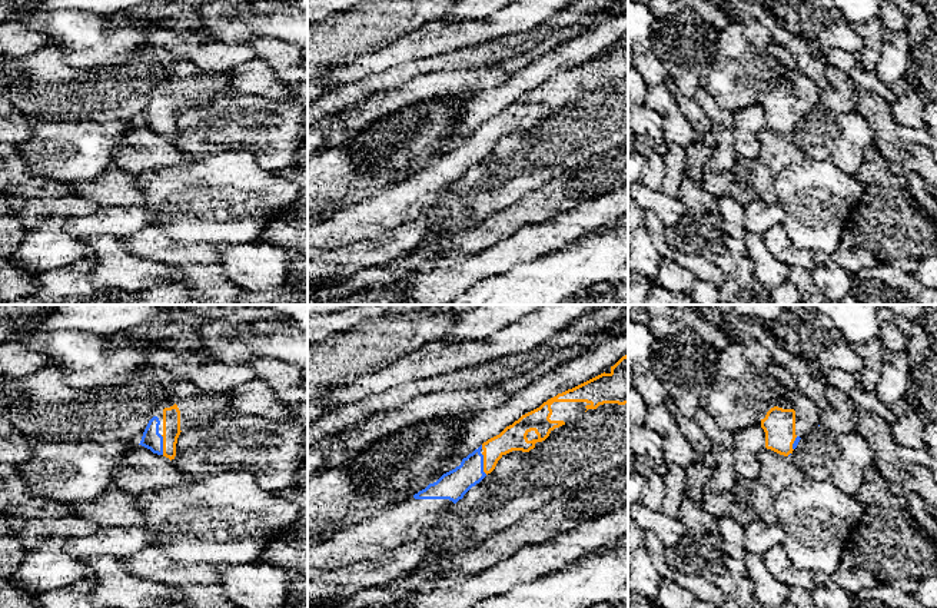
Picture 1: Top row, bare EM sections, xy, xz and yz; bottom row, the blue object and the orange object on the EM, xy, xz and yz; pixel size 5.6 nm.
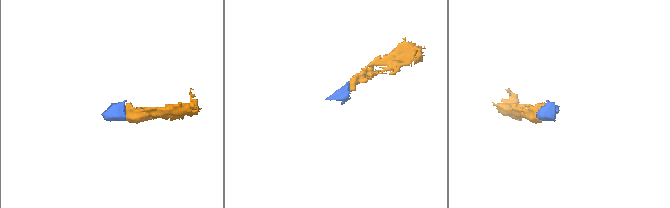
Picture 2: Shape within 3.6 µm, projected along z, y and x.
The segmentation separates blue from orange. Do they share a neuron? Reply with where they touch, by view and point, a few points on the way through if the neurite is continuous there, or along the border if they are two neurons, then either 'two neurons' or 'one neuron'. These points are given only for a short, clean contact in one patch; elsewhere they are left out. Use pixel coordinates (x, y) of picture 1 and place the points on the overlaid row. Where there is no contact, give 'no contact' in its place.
contact xz (482, 464); one neuron

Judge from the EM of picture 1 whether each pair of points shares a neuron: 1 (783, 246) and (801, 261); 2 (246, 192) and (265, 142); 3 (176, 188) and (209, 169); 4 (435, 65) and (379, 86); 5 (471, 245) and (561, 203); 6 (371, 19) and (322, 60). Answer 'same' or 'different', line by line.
1: same
2: different
3: same
4: same
5: same
6: same

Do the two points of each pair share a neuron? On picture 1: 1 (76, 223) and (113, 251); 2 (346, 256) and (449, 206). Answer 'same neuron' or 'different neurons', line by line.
1: different neurons
2: different neurons

